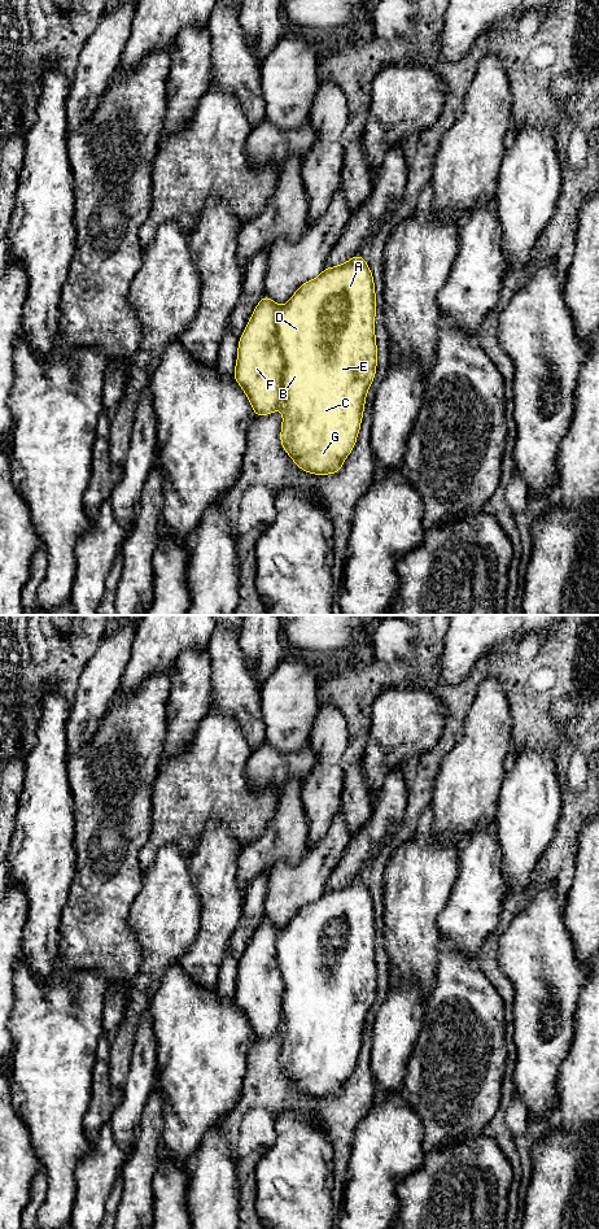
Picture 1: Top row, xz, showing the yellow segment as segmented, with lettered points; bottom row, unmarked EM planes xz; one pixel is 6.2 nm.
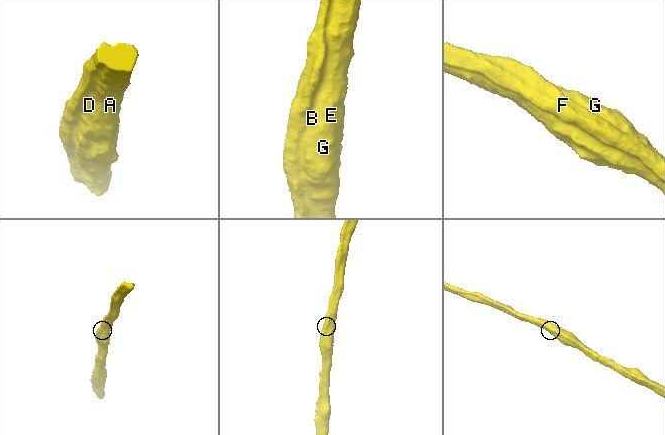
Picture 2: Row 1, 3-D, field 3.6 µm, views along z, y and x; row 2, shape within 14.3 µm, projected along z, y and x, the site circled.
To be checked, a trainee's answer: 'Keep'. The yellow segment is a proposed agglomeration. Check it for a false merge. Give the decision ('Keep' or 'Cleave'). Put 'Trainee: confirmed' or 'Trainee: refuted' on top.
Trainee: refuted
Cleave

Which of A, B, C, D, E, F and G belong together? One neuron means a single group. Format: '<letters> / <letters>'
A B C D E G / F

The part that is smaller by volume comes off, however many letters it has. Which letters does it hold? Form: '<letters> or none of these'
F

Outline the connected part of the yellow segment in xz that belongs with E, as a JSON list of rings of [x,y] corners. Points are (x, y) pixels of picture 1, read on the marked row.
[[[360,254],[302,283],[277,314],[276,336],[285,359],[280,443],[309,474],[336,475],[355,446],[366,393],[376,375],[375,315],[373,276]]]

